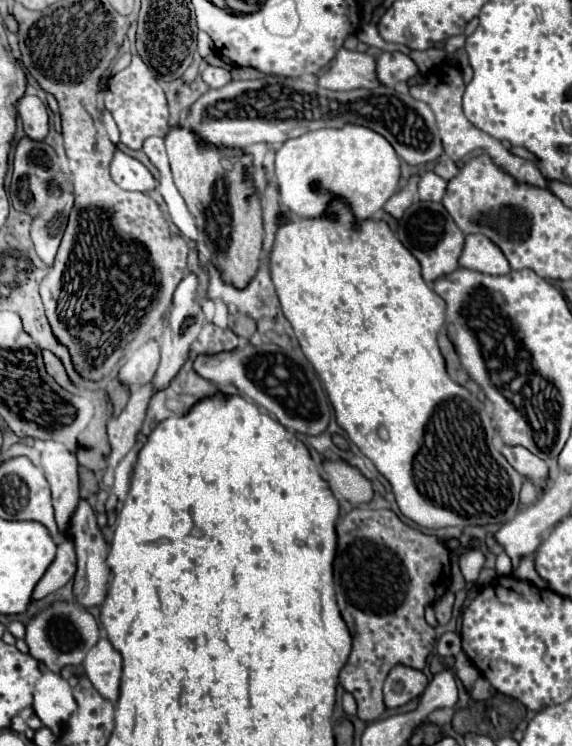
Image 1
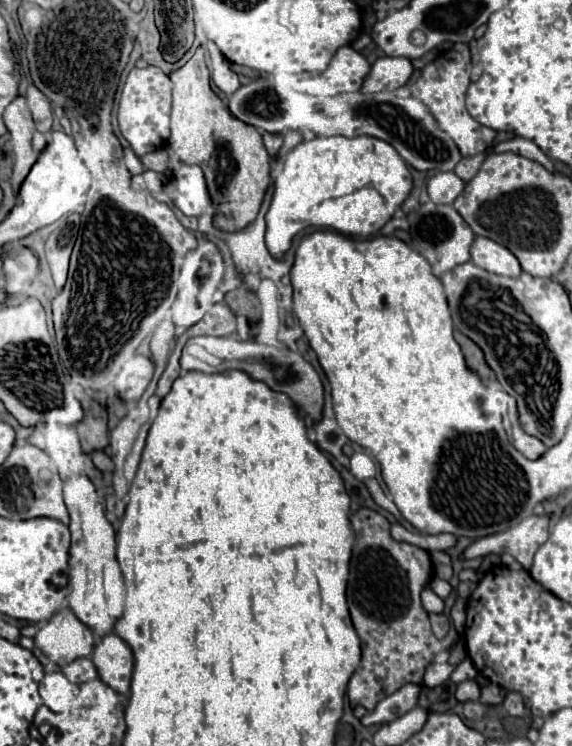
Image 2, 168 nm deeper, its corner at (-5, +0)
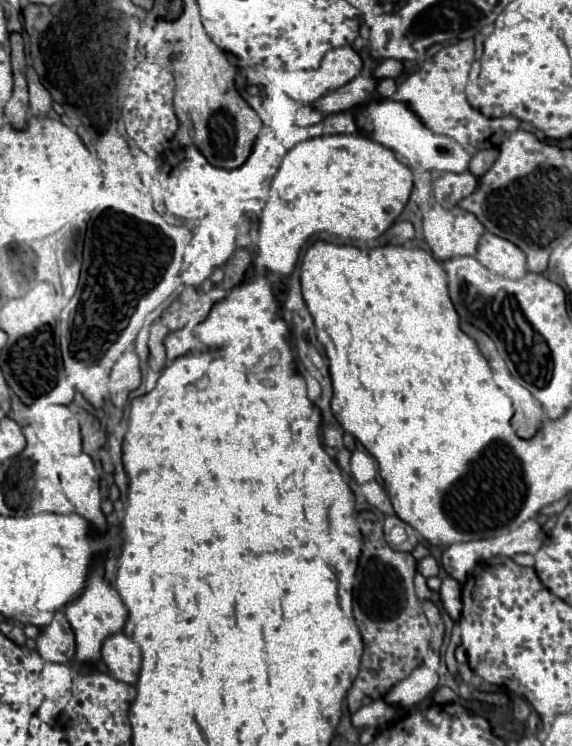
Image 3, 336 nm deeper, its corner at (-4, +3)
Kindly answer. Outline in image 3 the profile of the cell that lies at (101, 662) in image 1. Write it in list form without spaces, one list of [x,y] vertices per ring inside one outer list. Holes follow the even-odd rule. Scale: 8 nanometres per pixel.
[[[124,632],[112,634],[104,640],[102,660],[108,666],[110,674],[126,684],[136,684],[140,672],[140,648]]]

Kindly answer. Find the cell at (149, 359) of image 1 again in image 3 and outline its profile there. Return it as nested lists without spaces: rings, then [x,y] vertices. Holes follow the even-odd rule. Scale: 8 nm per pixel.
[[[128,350],[124,352],[118,362],[112,368],[110,374],[110,384],[108,384],[108,392],[110,392],[110,400],[116,408],[124,408],[128,402],[128,396],[132,390],[136,390],[140,386],[140,364],[138,364],[138,356]]]

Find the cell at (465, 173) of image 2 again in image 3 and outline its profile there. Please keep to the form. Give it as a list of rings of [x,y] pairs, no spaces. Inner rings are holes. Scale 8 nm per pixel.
[[[480,150],[480,152],[476,152],[474,156],[472,156],[472,160],[470,160],[470,172],[474,174],[474,176],[482,176],[482,174],[486,174],[490,168],[492,168],[492,164],[496,162],[496,158],[498,158],[498,152],[496,150]]]

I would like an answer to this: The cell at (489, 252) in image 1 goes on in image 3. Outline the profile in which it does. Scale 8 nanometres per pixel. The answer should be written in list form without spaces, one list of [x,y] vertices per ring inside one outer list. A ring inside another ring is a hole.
[[[492,232],[482,234],[482,238],[478,242],[476,258],[494,274],[510,278],[510,280],[518,280],[526,274],[524,252],[516,244],[500,238]]]

